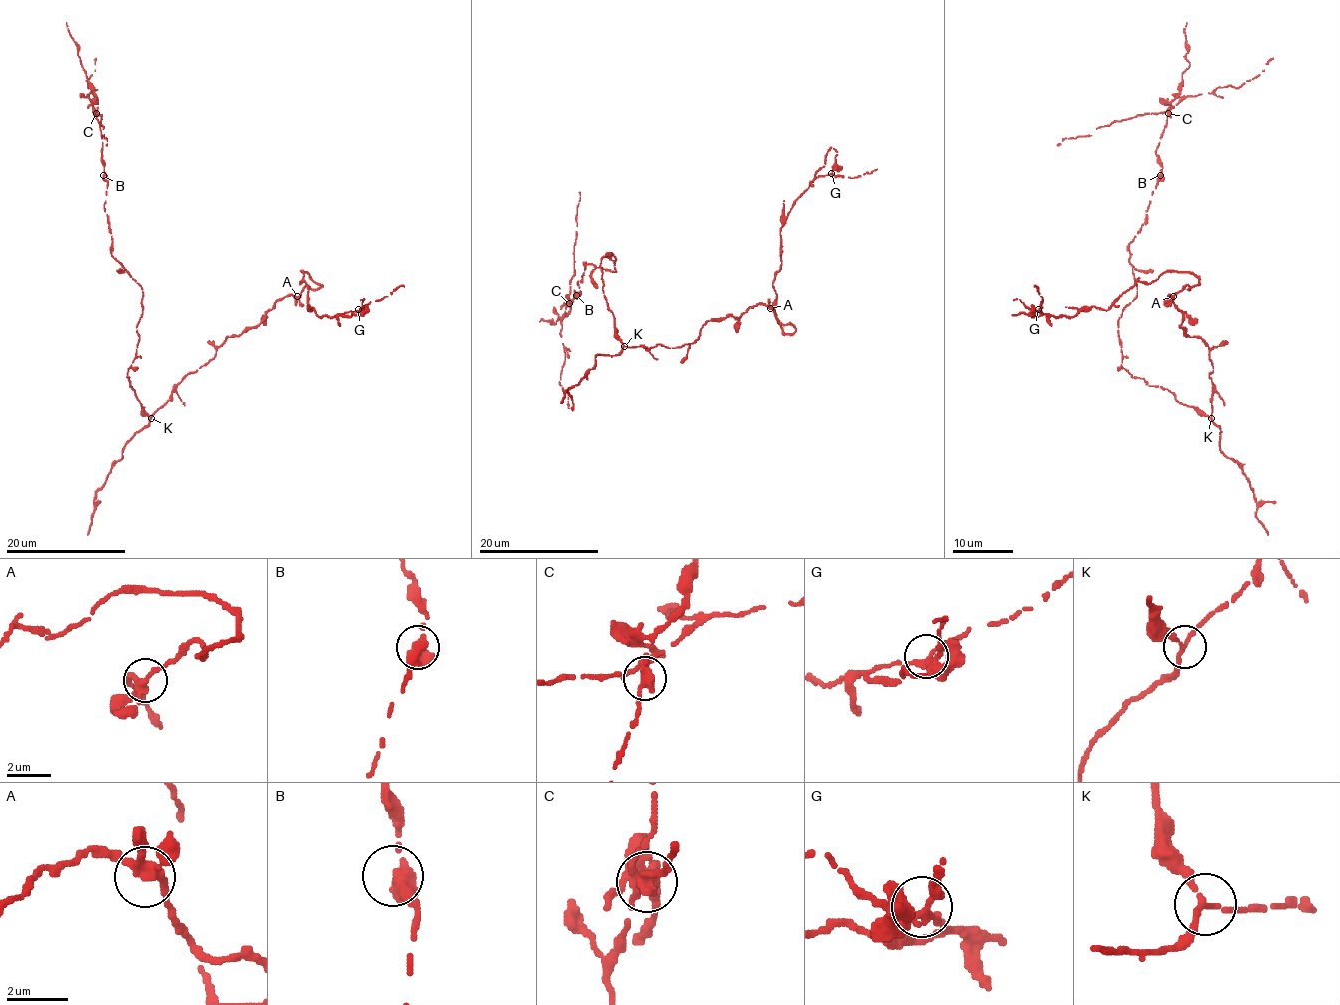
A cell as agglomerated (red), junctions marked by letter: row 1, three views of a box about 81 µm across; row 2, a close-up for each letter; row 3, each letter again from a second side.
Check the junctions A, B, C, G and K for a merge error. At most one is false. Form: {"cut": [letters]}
{"cut": ["C"]}

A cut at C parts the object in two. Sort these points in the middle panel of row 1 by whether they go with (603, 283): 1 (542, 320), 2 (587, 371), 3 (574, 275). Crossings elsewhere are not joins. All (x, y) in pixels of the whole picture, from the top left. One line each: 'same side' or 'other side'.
1: same side
2: same side
3: other side

